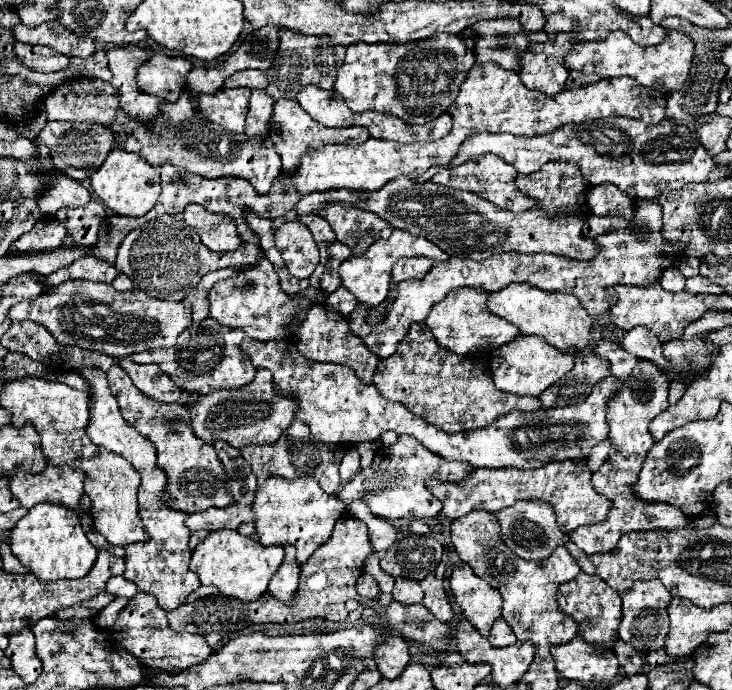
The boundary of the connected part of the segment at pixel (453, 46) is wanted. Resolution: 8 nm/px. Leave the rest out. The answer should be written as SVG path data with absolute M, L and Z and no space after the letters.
M438 33L436 37L424 39L424 41L410 41L404 45L398 43L372 43L366 45L364 41L358 41L346 49L346 59L338 71L334 89L338 95L344 97L348 107L352 111L388 111L408 125L424 125L438 115L442 115L452 101L456 101L460 83L464 81L466 73L474 65L474 53L468 43L460 39L460 35L452 33Z

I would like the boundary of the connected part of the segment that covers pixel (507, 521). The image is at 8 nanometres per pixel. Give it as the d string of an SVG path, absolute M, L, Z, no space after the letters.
M516 501L512 507L506 507L506 509L498 511L496 517L500 519L504 543L522 559L542 561L542 559L550 557L550 553L556 547L568 543L568 535L558 529L554 509L548 503L542 503L542 501Z

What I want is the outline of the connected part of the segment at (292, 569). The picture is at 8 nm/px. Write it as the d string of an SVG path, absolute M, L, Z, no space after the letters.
M292 545L284 547L286 557L282 561L282 565L278 567L278 571L272 577L272 583L268 585L268 593L282 601L282 603L292 603L298 591L298 577L300 577L300 567L296 563L296 551Z

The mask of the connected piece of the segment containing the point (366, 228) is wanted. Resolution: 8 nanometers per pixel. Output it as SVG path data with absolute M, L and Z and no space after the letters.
M336 203L316 213L332 225L336 239L348 245L354 255L362 255L376 239L386 239L392 233L384 219L348 203Z

